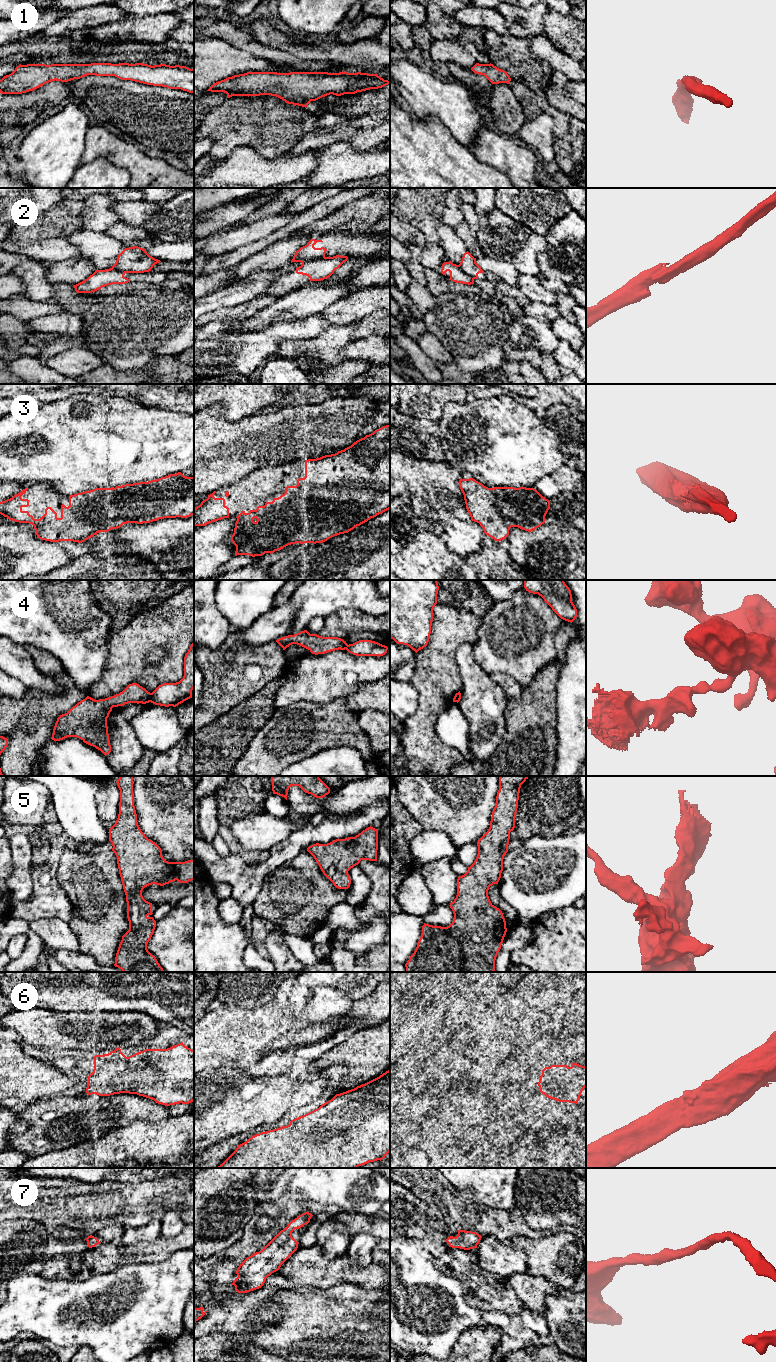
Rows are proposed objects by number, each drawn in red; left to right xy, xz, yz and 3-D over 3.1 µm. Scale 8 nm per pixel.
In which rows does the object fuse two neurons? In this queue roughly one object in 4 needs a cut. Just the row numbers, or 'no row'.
2, 4

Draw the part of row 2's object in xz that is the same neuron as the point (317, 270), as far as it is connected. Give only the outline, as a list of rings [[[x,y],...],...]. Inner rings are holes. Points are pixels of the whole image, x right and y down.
[[[341,255],[324,257],[302,264],[296,268],[296,273],[308,276],[310,281],[321,281],[329,278],[347,260],[347,256]]]

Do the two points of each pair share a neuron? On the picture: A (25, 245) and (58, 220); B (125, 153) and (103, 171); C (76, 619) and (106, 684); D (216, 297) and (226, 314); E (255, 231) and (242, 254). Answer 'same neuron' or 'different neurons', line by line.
A: same neuron
B: different neurons
C: different neurons
D: different neurons
E: different neurons

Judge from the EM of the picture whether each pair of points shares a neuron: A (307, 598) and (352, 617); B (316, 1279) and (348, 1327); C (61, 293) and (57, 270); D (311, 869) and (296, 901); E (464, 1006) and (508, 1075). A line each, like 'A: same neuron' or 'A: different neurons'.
A: different neurons
B: different neurons
C: different neurons
D: same neuron
E: same neuron

